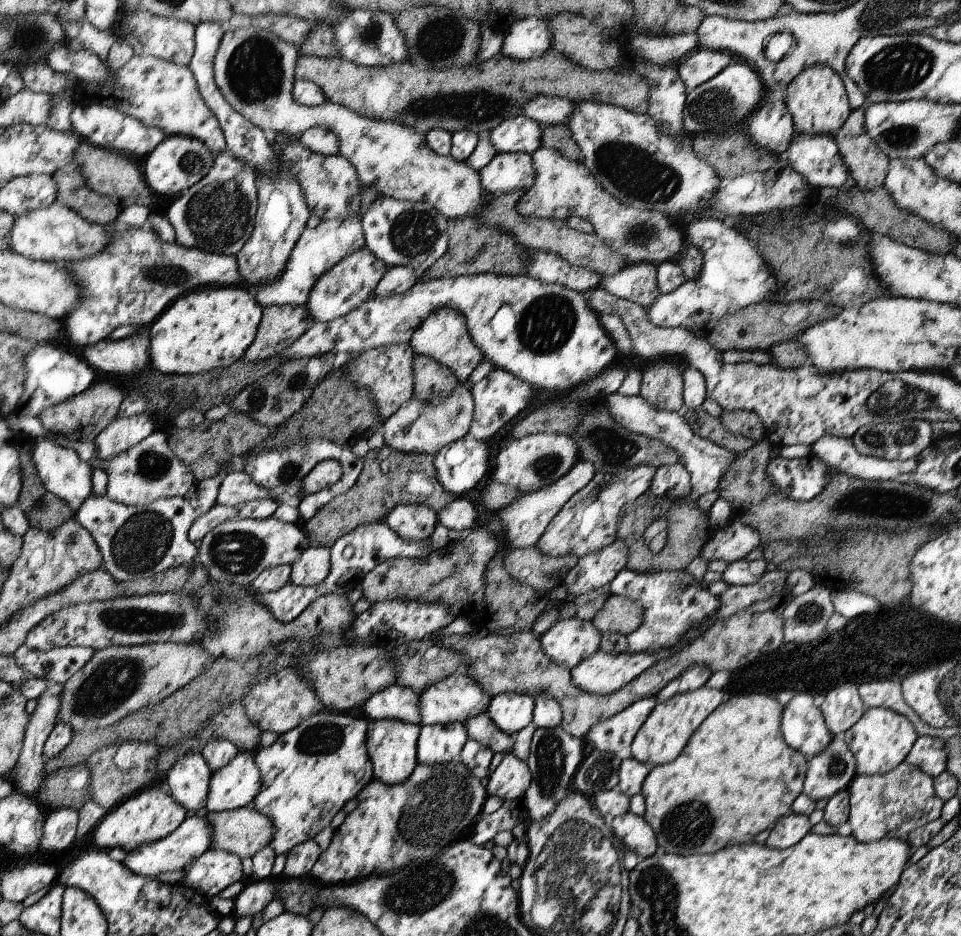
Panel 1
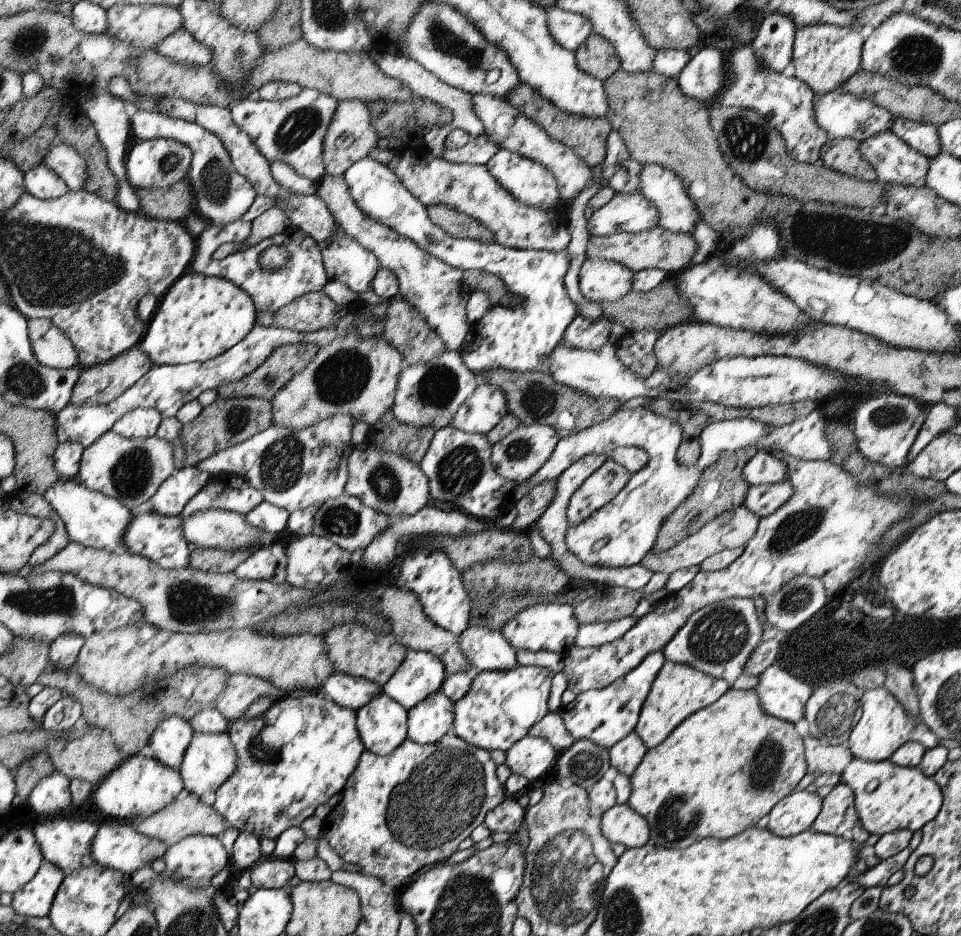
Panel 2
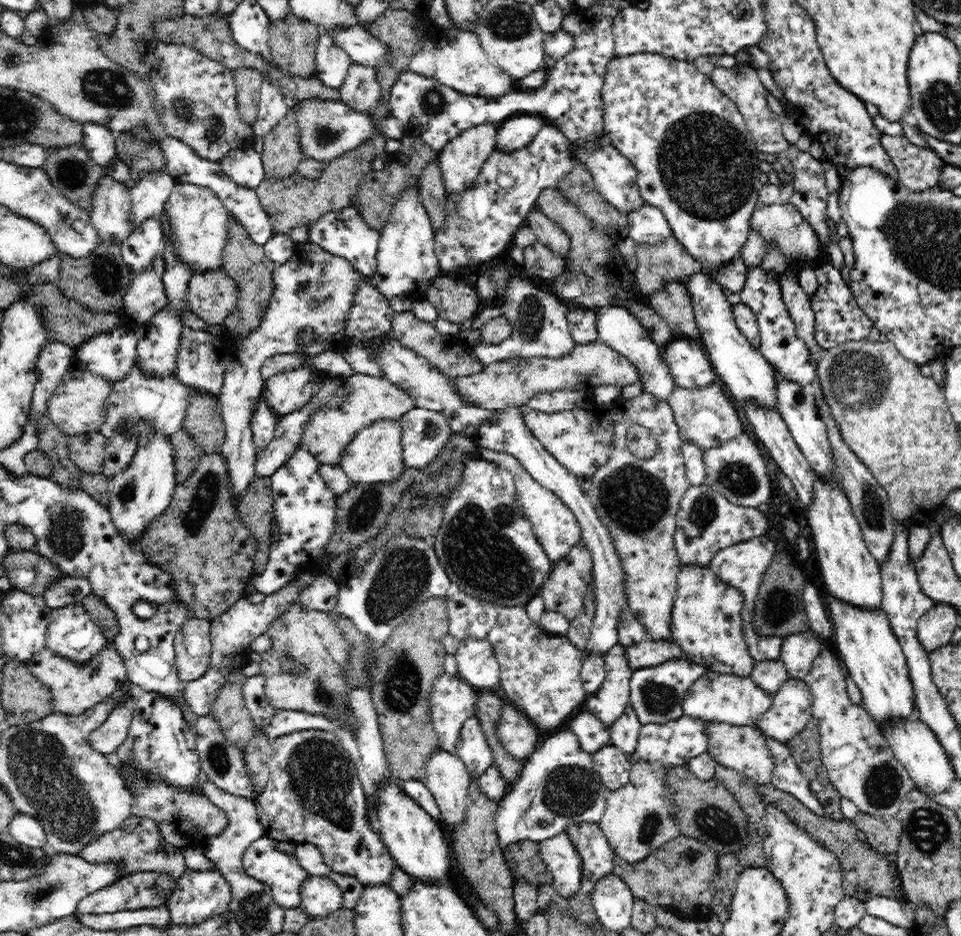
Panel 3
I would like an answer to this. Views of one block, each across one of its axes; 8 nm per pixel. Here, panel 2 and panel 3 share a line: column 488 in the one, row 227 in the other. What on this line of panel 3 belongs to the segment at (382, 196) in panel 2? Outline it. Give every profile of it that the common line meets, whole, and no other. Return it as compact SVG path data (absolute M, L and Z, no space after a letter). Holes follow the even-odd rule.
M166 137L164 140L157 142L160 149L163 150L164 157L166 158L166 172L180 184L195 184L203 187L208 187L216 196L222 201L222 204L231 216L245 228L249 237L260 246L266 244L268 239L274 234L272 228L271 218L268 213L264 211L263 206L260 204L259 198L255 189L236 184L220 167L219 162L211 162L203 160L194 153L194 149L184 142L174 137ZM352 204L317 218L309 226L308 242L320 245L324 250L345 258L358 272L366 277L371 277L376 272L376 253L380 237L381 233L368 226L360 209Z

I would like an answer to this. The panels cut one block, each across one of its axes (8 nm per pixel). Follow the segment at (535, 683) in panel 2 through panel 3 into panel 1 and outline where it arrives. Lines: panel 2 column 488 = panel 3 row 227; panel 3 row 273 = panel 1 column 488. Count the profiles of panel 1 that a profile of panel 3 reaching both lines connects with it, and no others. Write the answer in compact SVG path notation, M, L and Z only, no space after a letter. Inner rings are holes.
M503 692L492 697L487 713L504 734L515 736L533 722L534 705L534 699L527 694Z

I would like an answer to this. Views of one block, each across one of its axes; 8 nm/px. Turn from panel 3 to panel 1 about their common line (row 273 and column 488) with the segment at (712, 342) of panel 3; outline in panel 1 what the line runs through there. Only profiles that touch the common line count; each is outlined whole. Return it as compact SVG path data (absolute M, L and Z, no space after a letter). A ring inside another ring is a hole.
M454 675L446 680L440 680L438 684L428 686L420 693L420 716L422 725L452 724L453 722L466 722L468 718L478 716L480 712L487 712L492 696L486 696L480 684L472 677L466 675Z

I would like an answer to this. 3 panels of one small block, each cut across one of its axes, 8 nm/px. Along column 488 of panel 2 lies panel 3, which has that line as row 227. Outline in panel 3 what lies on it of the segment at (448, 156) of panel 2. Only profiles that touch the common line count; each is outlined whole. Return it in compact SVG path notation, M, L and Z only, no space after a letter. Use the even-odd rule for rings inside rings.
M152 216L142 221L119 245L124 262L135 274L144 272L152 264L152 260L162 252L162 244L163 232L159 220Z

